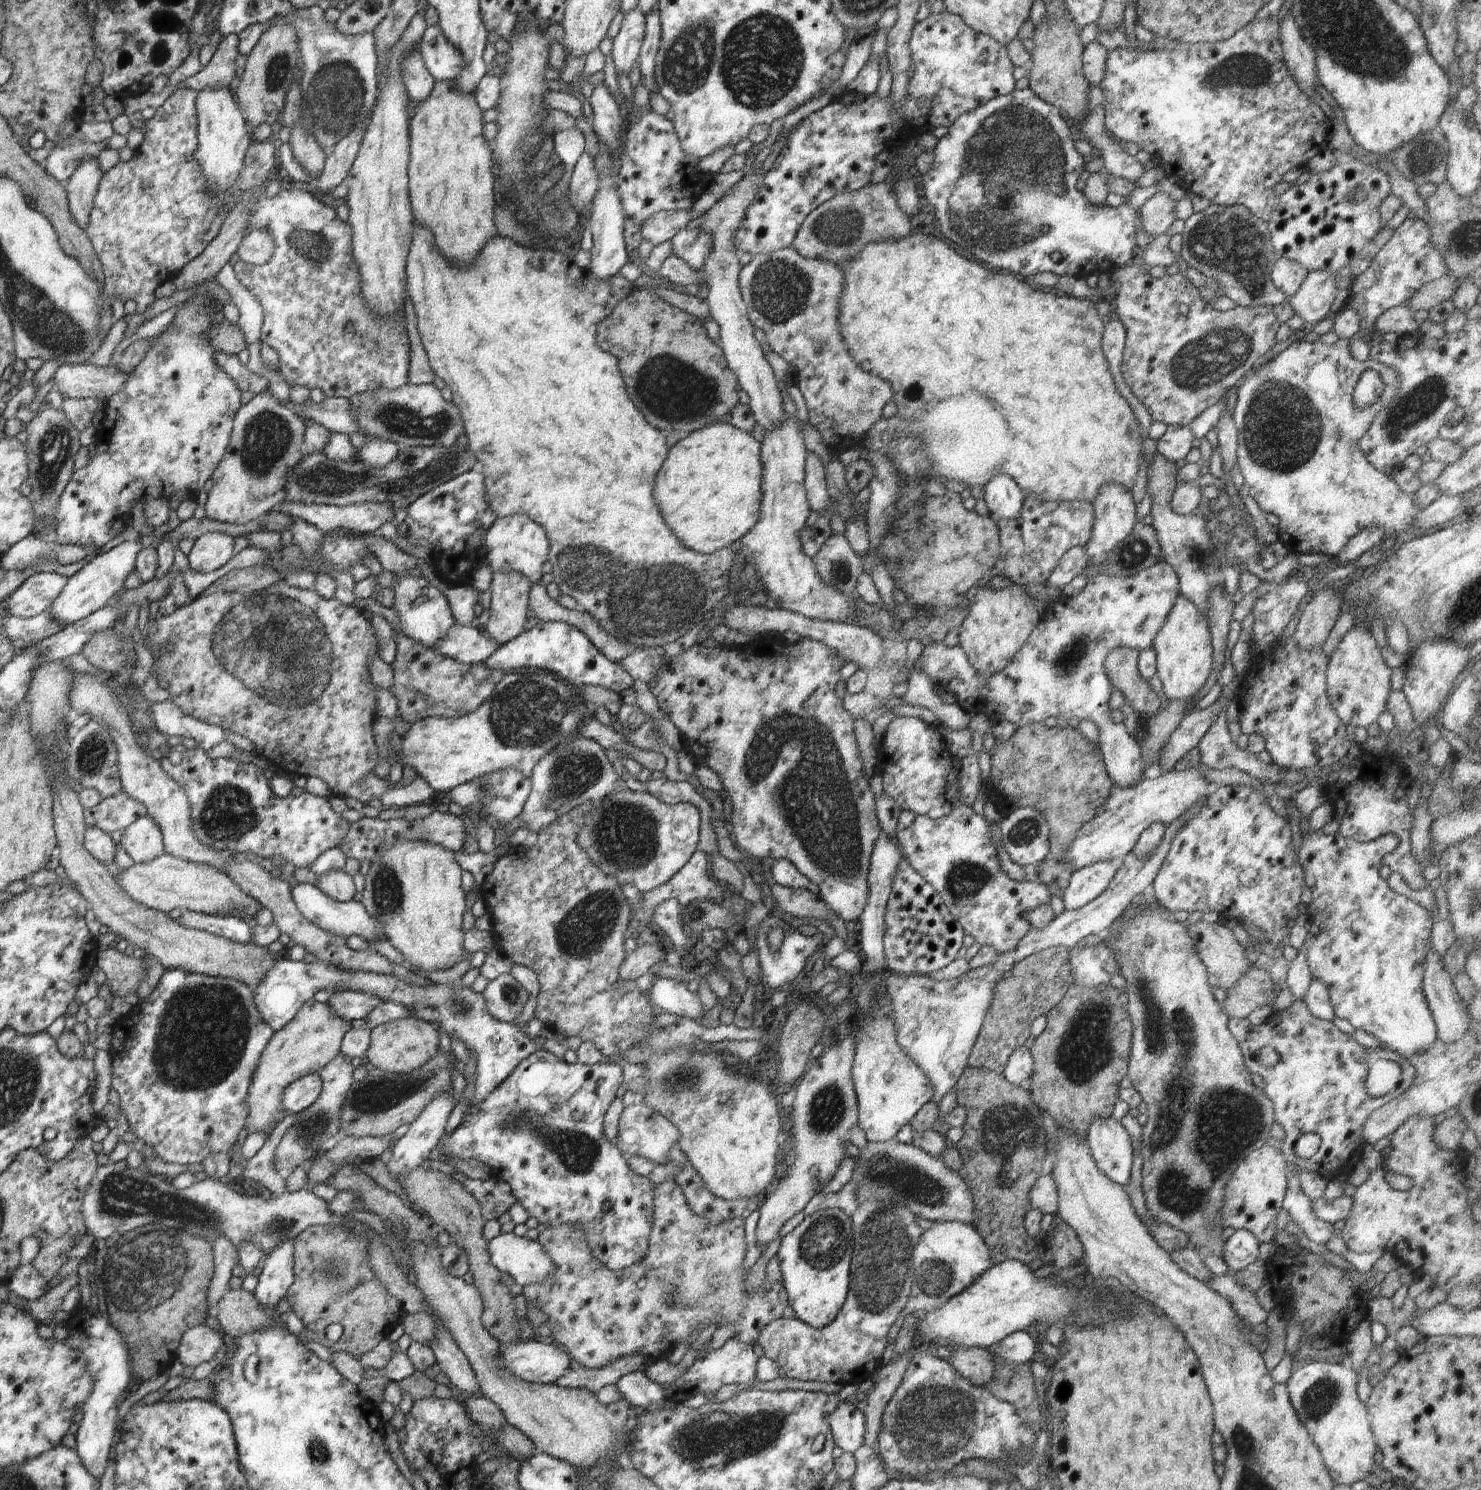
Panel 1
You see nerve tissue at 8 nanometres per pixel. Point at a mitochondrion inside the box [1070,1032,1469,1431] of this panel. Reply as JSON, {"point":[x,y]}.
{"point":[1320,1398]}

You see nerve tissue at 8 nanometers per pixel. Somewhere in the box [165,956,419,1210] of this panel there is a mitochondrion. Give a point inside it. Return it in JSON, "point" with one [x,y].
{"point":[309,1132]}

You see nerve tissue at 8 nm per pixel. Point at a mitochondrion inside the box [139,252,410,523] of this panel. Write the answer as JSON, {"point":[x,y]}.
{"point":[266,437]}

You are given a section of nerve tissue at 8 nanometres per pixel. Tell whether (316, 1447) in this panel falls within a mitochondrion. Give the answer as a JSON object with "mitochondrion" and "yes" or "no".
{"mitochondrion":"yes"}

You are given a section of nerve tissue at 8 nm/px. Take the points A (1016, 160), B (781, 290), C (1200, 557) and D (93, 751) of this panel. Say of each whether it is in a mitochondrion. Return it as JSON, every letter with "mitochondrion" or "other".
{"A":"mitochondrion","B":"mitochondrion","C":"mitochondrion","D":"mitochondrion"}

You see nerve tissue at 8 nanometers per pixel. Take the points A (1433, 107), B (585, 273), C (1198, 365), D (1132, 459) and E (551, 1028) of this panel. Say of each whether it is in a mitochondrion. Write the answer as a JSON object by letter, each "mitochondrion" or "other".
{"A":"other","B":"other","C":"mitochondrion","D":"other","E":"other"}

